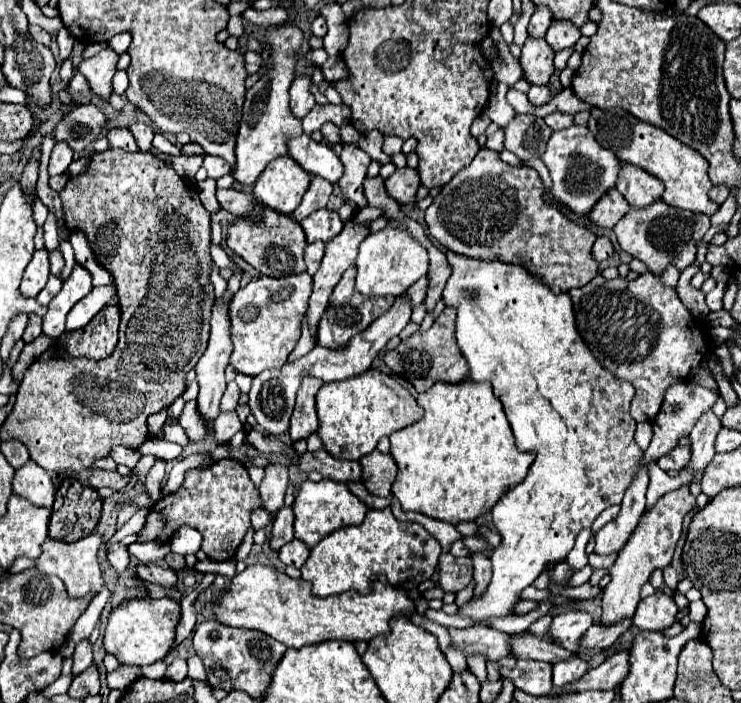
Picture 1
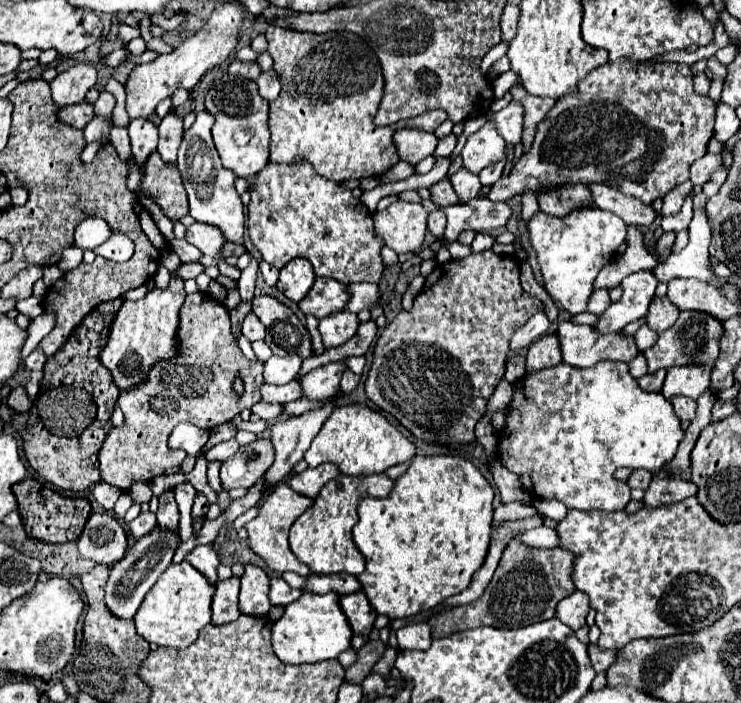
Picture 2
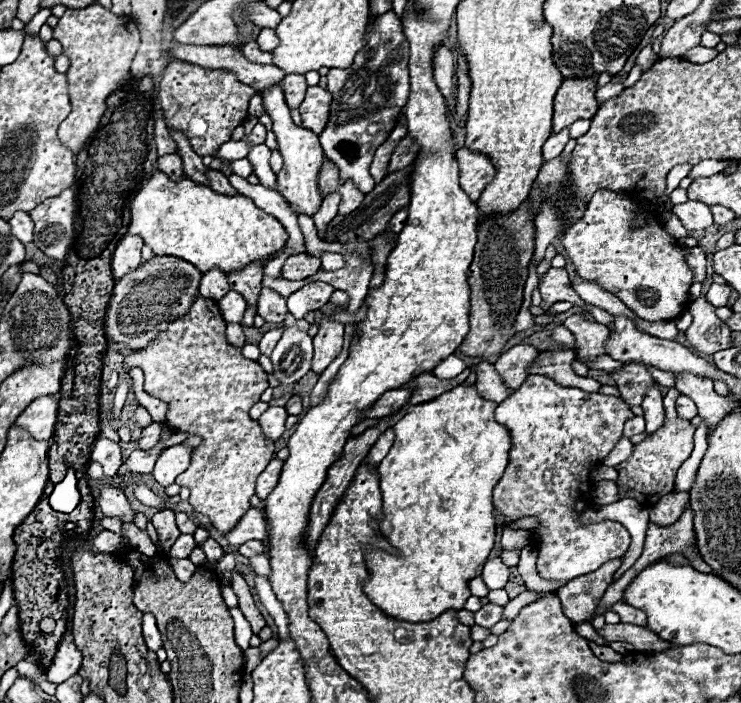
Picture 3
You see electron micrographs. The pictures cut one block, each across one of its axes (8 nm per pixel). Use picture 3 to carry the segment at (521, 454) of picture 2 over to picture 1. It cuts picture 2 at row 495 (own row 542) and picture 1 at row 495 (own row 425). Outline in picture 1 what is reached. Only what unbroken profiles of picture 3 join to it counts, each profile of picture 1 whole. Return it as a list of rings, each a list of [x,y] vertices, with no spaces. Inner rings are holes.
[[[444,250],[452,274],[442,292],[446,306],[456,310],[456,340],[468,360],[470,378],[474,382],[490,382],[500,396],[508,422],[512,426],[520,450],[536,454],[526,478],[508,488],[492,508],[492,520],[502,536],[500,546],[492,550],[492,580],[484,594],[474,596],[458,614],[482,624],[490,618],[512,616],[520,600],[520,592],[550,566],[566,560],[580,530],[590,528],[602,510],[620,504],[624,492],[636,478],[636,470],[644,460],[644,452],[634,440],[636,420],[630,416],[630,400],[634,386],[608,374],[594,358],[576,330],[570,296],[552,294],[544,282],[530,278],[522,266],[508,266],[500,258],[480,262],[478,258],[464,258]]]

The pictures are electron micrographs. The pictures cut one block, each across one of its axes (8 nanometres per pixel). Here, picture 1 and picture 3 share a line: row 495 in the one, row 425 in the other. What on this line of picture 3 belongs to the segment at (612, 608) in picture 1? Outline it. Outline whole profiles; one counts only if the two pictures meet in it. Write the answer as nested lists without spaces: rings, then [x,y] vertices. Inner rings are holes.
[[[670,388],[670,392],[664,396],[666,424],[658,432],[650,434],[644,442],[636,444],[634,454],[626,462],[616,466],[616,470],[620,472],[618,478],[620,498],[636,498],[642,500],[646,506],[654,506],[656,500],[674,490],[674,476],[682,462],[688,460],[694,448],[694,426],[688,420],[678,418],[674,410],[674,402],[678,396],[680,392],[676,392],[676,388]]]

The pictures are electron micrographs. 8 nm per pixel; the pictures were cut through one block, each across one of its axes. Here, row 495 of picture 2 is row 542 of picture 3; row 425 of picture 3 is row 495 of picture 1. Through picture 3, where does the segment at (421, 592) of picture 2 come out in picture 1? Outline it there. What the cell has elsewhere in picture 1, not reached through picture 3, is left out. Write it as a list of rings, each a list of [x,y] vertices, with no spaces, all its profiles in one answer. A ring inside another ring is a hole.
[[[436,382],[436,386],[428,388],[424,394],[418,394],[416,400],[424,408],[422,422],[406,426],[390,436],[390,454],[398,464],[398,478],[392,486],[392,492],[404,510],[414,510],[450,524],[476,520],[498,502],[506,488],[522,482],[530,464],[534,462],[534,454],[516,448],[502,402],[488,382]]]

